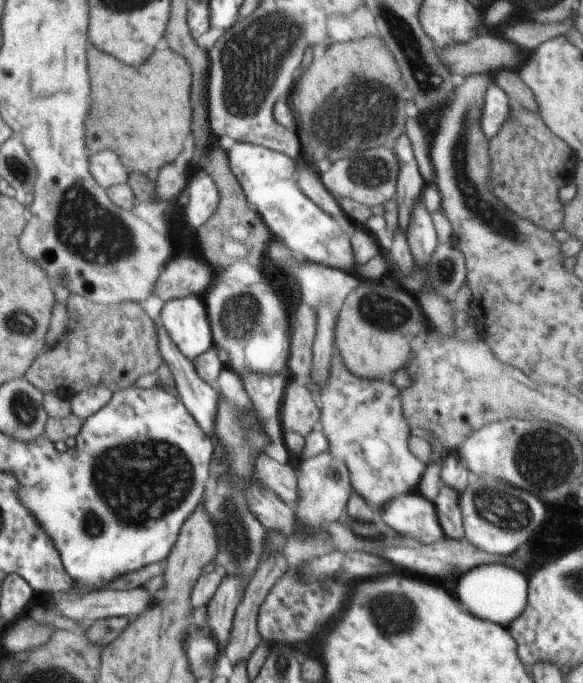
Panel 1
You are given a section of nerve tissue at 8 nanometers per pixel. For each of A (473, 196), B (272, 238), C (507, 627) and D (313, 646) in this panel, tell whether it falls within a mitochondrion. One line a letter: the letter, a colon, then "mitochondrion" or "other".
A: mitochondrion
B: other
C: other
D: other

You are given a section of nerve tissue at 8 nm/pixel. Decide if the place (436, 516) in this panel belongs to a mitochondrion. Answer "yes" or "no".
no

